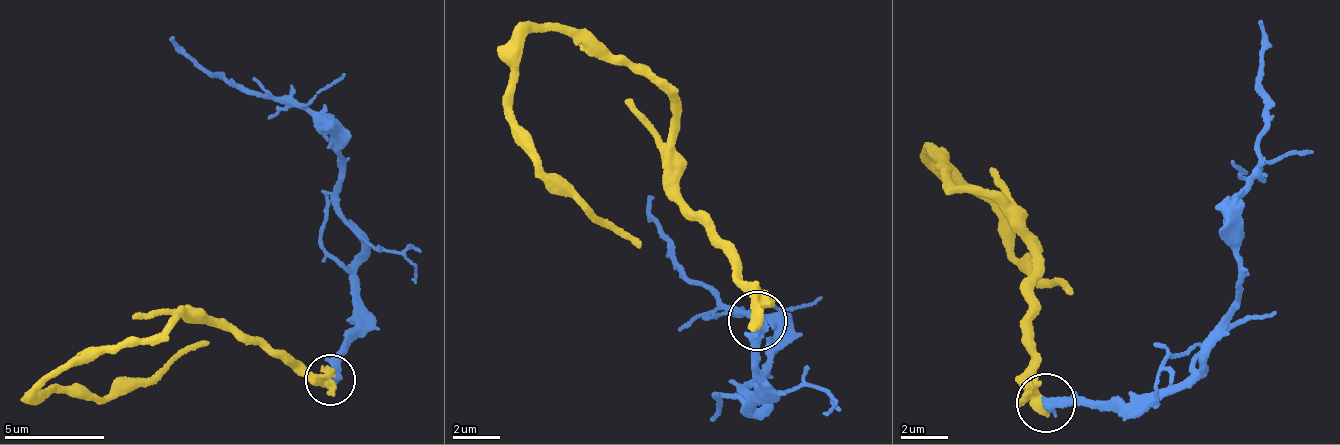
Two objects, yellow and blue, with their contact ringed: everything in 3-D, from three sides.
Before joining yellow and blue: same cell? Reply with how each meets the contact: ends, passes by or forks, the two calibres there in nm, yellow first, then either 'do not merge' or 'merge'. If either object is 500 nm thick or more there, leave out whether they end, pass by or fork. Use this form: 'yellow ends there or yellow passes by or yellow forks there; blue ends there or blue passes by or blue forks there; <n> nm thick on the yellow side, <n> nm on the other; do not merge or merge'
yellow forks there; blue ends there; 320 nm thick on the yellow side, 360 nm on the other; do not merge

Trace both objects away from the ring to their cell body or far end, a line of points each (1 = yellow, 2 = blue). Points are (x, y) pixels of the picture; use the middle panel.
1: (759, 321), (688, 218), (669, 158), (672, 96), (574, 38), (526, 32), (512, 109), (539, 167), (642, 248)
2: (759, 321), (752, 414), (765, 400), (746, 389), (779, 340), (769, 322), (726, 312), (683, 282), (647, 193)

